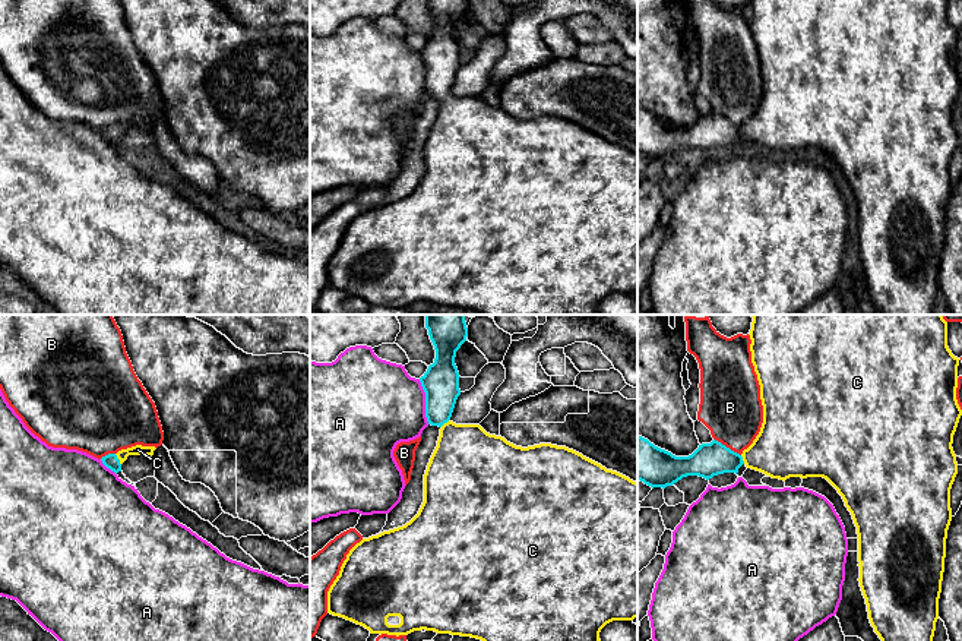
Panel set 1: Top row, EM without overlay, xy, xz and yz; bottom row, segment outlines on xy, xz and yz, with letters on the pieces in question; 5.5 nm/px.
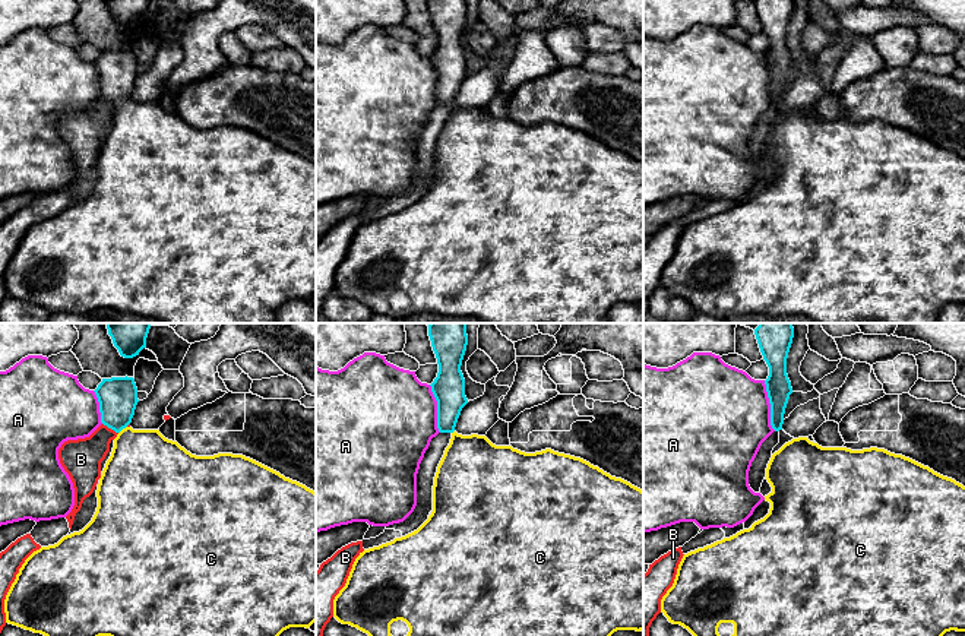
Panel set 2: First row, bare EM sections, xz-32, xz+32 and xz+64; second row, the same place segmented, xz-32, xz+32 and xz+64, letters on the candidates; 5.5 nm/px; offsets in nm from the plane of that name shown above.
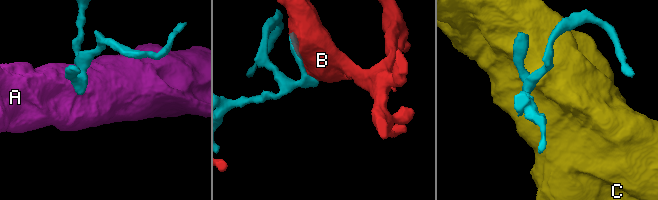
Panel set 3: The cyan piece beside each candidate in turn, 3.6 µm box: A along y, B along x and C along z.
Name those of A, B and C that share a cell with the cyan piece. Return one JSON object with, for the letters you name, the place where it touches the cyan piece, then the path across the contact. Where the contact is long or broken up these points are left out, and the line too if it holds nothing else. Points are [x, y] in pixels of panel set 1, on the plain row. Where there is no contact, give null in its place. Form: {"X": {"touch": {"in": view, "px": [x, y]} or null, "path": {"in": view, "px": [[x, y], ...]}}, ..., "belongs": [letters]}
{"C": {"touch": {"in": "xy", "px": [119, 132]}, "path": {"in": "xy", "px": [[110, 133], [119, 132], [126, 125], [138, 122]]}}, "belongs": ["C"]}

